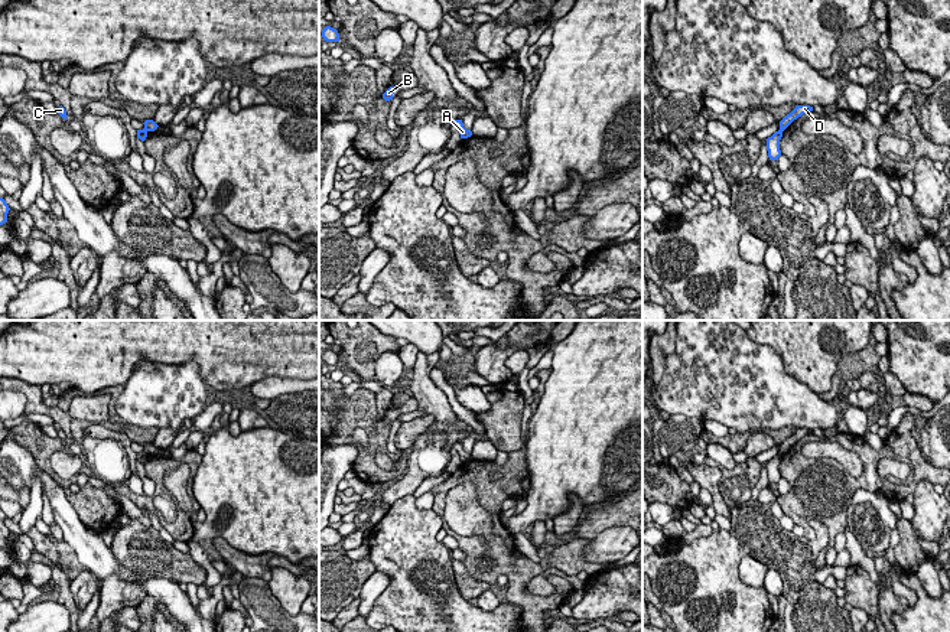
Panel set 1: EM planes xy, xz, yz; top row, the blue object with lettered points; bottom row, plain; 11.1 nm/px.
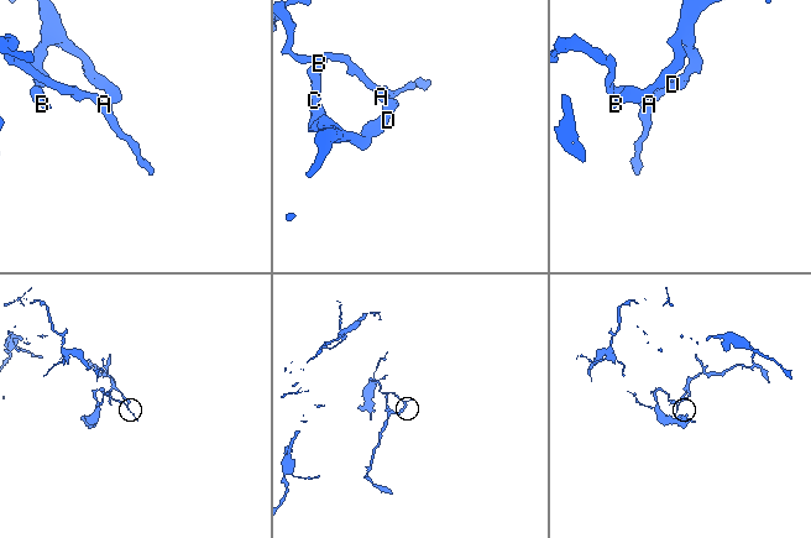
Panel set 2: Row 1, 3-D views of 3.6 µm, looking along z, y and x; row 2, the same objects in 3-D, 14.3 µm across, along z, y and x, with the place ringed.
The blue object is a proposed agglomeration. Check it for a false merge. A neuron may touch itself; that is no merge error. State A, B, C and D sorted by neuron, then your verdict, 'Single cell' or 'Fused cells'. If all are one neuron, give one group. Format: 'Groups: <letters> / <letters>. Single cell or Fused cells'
Groups: A / B C D. Fused cells

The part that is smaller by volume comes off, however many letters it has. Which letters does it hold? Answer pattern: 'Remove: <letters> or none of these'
Remove: B, C, D

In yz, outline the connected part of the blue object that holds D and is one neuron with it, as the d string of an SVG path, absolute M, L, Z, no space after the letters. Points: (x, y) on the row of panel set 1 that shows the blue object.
M796 105L796 108L780 121L780 131L784 131L794 120L813 111L810 105Z

